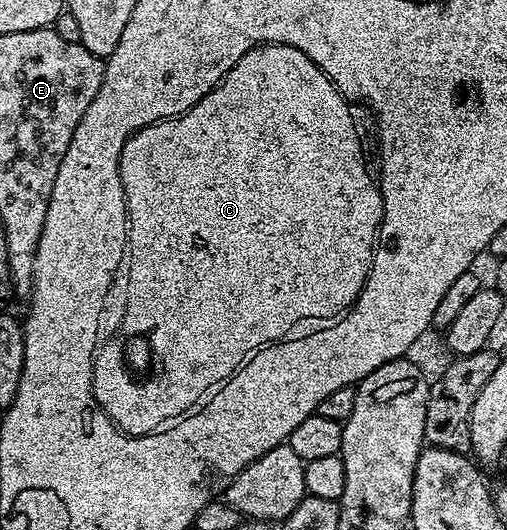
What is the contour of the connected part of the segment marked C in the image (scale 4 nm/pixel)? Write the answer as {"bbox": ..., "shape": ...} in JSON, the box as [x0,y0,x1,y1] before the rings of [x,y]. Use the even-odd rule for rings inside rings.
{"bbox":[91,44,383,438],"shape":[[[260,44],[254,46],[249,52],[245,52],[245,56],[241,56],[241,60],[237,60],[237,64],[233,64],[233,68],[223,77],[223,81],[212,88],[201,100],[197,100],[197,104],[193,104],[184,114],[177,118],[165,118],[141,128],[137,133],[131,135],[130,140],[125,144],[125,148],[121,148],[119,175],[121,176],[125,208],[127,209],[127,249],[125,251],[127,307],[123,310],[123,319],[119,322],[119,331],[108,342],[106,339],[98,347],[95,355],[95,374],[91,377],[91,383],[97,404],[105,411],[111,423],[122,430],[124,434],[133,438],[140,438],[146,434],[158,434],[160,430],[166,430],[176,420],[198,410],[205,404],[209,404],[209,400],[213,400],[216,389],[222,386],[228,378],[234,376],[236,370],[247,361],[250,355],[254,354],[256,350],[262,350],[264,346],[271,345],[272,342],[284,341],[294,331],[291,329],[298,322],[307,322],[310,318],[316,318],[317,321],[323,322],[322,324],[327,324],[351,309],[365,284],[367,273],[371,267],[371,257],[375,254],[379,221],[383,218],[383,195],[380,194],[378,185],[373,181],[373,174],[371,178],[370,172],[367,171],[367,162],[363,159],[363,146],[359,143],[358,132],[355,131],[355,118],[347,106],[350,106],[348,99],[344,98],[342,92],[331,83],[327,73],[321,68],[317,68],[313,64],[313,60],[309,60],[309,56],[305,56],[305,52],[301,52],[292,46]],[[271,258],[283,266],[291,266],[293,273],[303,274],[303,282],[271,282]]]}

